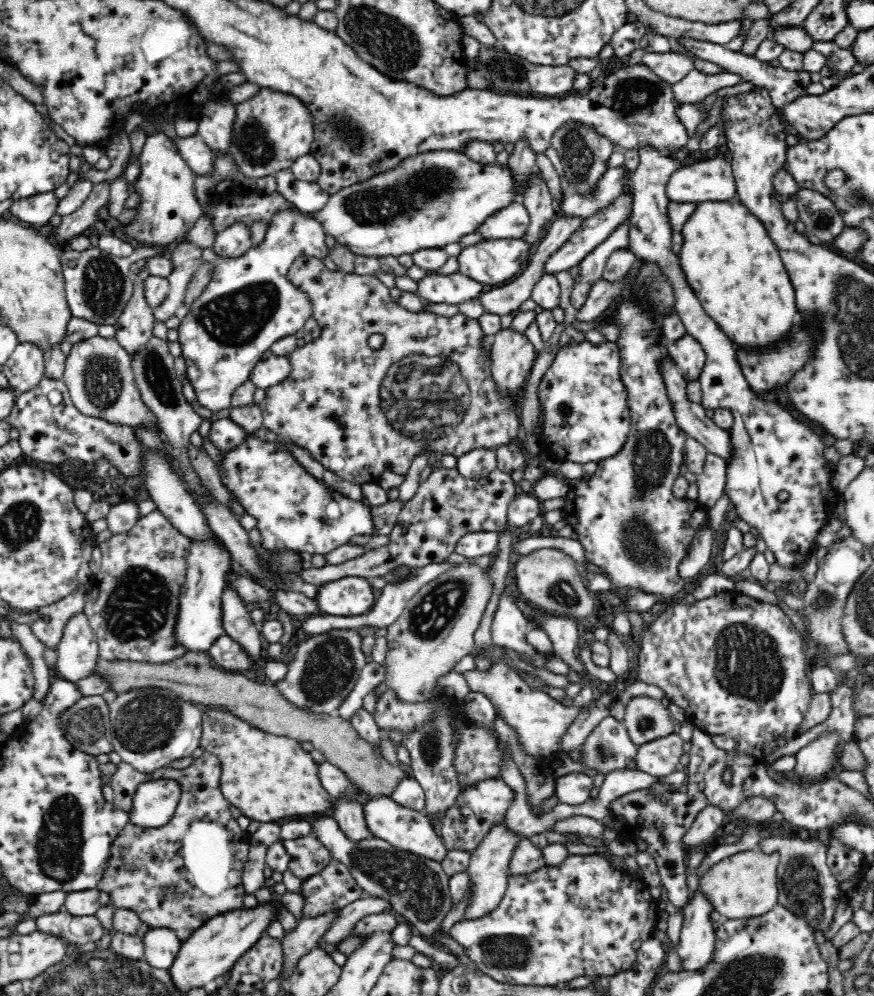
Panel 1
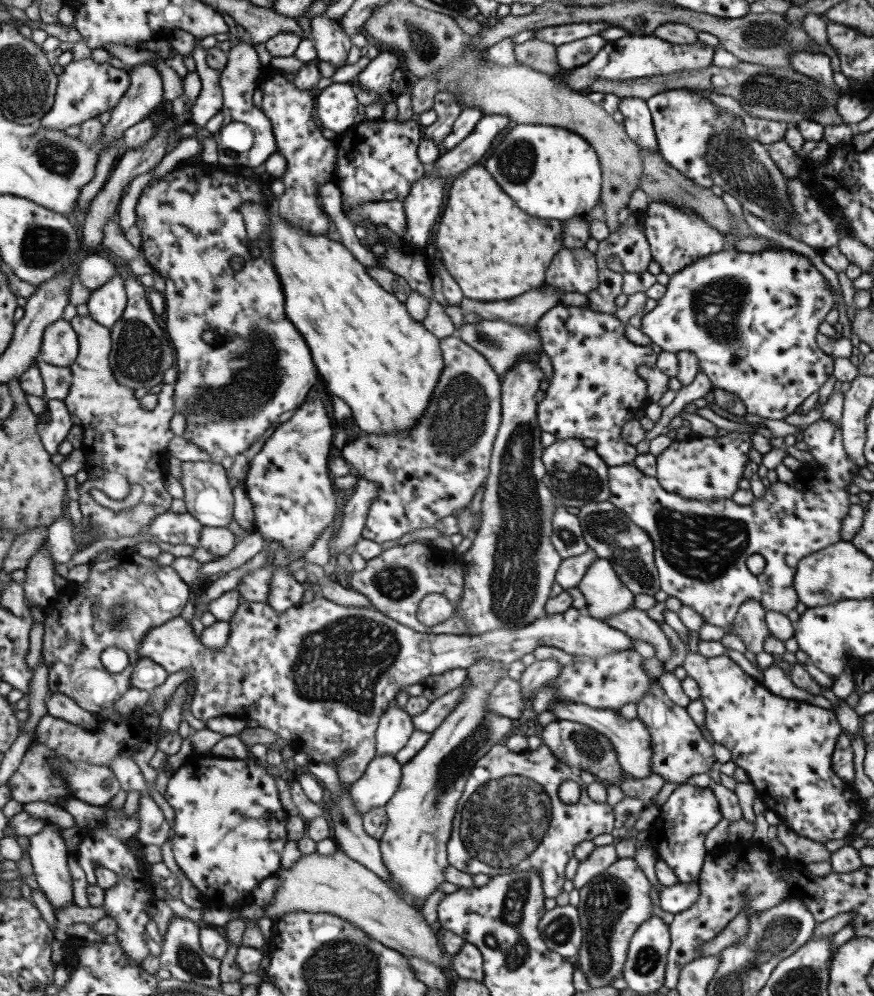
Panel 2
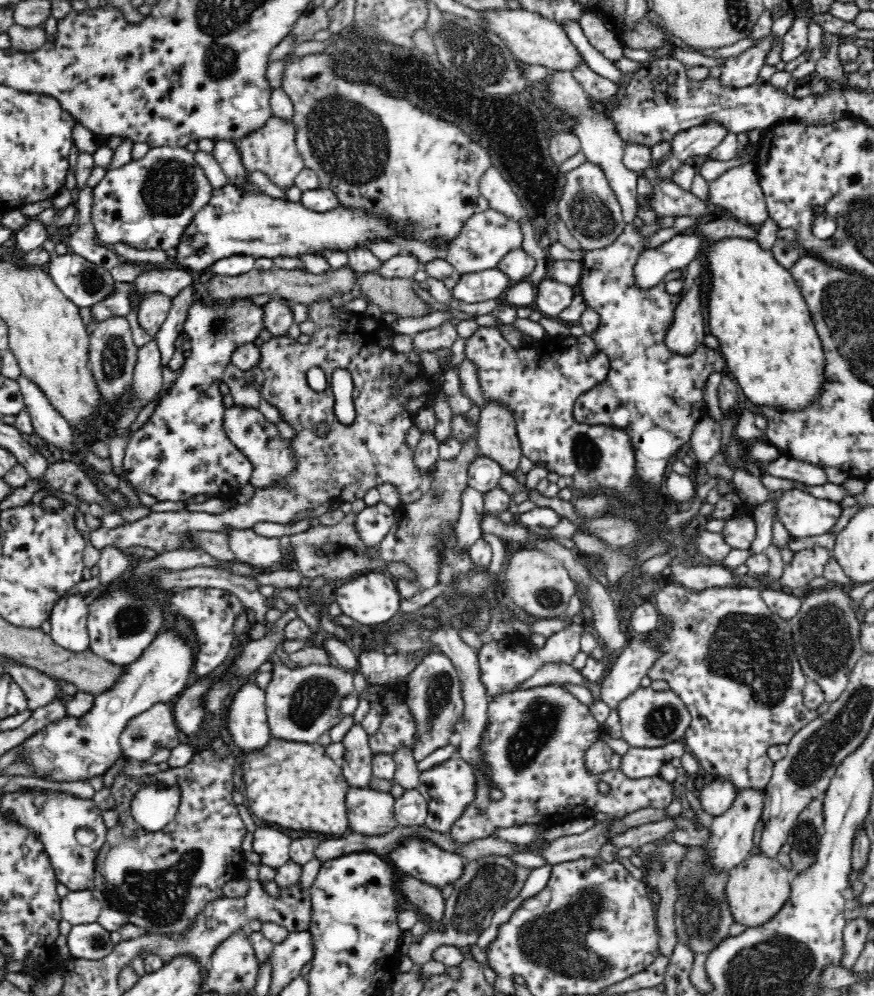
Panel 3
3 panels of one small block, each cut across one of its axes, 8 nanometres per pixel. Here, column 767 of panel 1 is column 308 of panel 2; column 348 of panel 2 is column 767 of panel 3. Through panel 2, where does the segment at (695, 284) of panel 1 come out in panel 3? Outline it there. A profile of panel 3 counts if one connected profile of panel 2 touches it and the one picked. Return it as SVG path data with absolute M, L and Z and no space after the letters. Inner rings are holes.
M725 237L714 241L707 238L702 257L706 262L703 276L706 277L707 325L718 339L728 373L739 384L742 397L752 408L775 406L788 411L805 410L822 392L826 358L808 306L791 272L778 264L772 251L764 250L755 239Z

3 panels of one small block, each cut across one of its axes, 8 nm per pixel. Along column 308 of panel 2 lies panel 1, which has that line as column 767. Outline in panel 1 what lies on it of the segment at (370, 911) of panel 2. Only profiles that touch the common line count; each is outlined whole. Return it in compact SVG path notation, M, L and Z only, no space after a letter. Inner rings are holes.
M760 850L737 852L698 876L698 890L711 901L714 910L724 919L752 918L770 912L778 903L778 852L763 853Z

